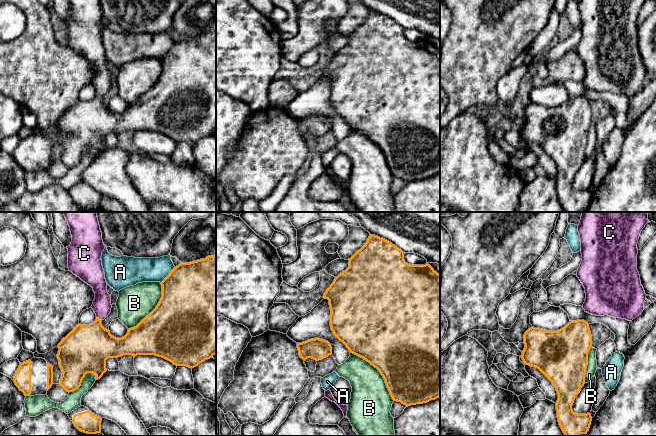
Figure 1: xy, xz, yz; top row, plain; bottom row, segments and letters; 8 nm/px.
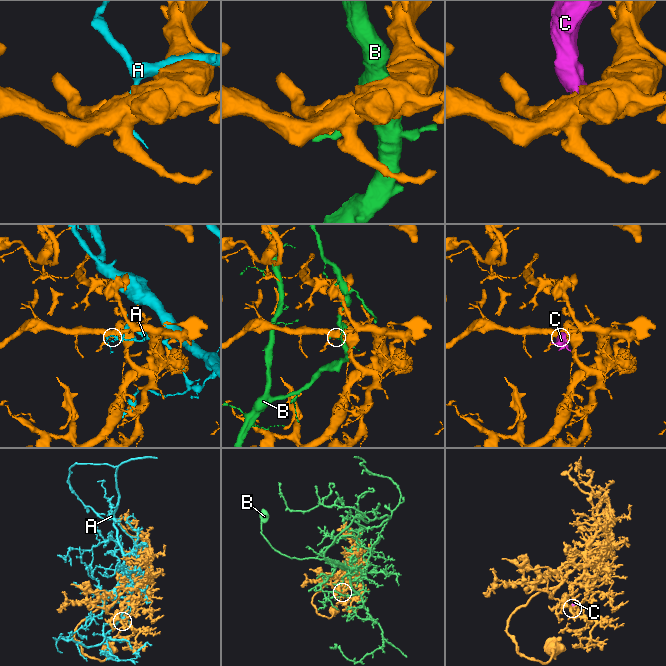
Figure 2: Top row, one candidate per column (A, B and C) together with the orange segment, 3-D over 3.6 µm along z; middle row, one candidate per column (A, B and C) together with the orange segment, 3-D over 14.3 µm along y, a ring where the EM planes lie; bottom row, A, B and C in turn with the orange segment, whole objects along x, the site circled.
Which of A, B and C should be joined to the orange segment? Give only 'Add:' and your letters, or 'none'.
Add: C

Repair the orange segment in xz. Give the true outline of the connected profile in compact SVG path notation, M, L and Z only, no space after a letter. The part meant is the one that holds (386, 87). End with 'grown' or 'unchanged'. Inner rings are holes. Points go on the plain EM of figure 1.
M375 11L369 12L365 21L349 36L349 43L335 53L333 59L324 69L329 76L331 91L330 102L334 111L353 129L379 146L394 177L408 182L427 179L440 173L440 50L429 40L410 41L404 36L404 28L391 18Z; unchanged

